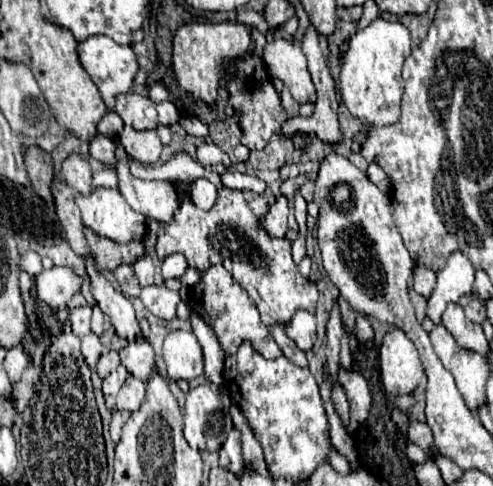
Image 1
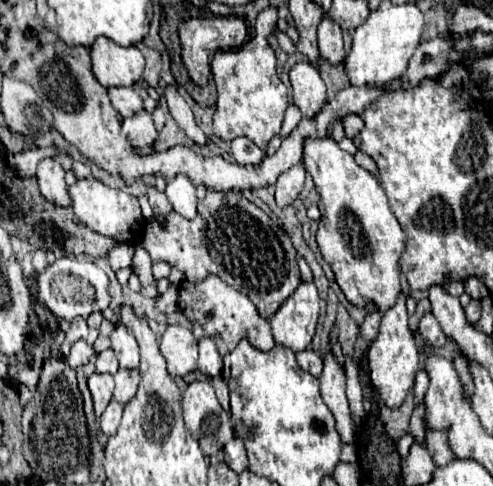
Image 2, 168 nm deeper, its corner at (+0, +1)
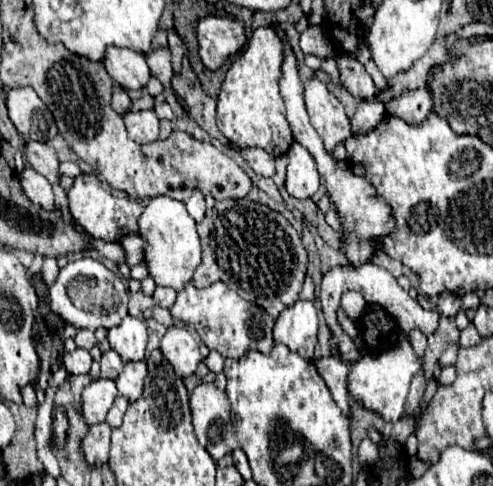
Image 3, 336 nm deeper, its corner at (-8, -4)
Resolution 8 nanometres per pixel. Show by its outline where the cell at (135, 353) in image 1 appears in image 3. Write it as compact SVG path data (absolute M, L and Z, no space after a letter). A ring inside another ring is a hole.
M124 317L124 321L118 327L112 327L108 331L108 341L114 351L122 357L124 363L128 361L142 361L144 349L146 349L146 323L138 317Z

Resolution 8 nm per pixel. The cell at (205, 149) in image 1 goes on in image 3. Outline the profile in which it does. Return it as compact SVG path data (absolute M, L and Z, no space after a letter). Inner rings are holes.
M158 47L154 51L150 51L146 55L146 63L152 71L154 77L158 77L162 81L164 87L170 85L170 79L172 79L172 65L170 65L170 49L168 47Z

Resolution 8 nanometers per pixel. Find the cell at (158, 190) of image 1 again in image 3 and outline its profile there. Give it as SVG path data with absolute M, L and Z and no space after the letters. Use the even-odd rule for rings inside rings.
M154 197L138 221L138 235L144 237L144 263L148 265L150 277L156 285L172 287L174 291L184 289L192 281L196 267L200 265L200 237L196 233L196 223L188 215L186 205L172 197Z

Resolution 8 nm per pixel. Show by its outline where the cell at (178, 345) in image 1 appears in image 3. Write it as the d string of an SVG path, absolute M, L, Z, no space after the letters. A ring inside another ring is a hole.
M170 327L160 339L160 351L164 359L174 367L174 373L182 379L192 375L202 361L198 343L186 331L186 327Z

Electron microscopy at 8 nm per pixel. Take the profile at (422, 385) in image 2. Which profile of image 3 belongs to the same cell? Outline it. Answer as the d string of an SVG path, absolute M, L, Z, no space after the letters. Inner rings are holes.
M450 343L450 345L446 347L446 351L442 353L442 357L440 357L440 365L442 365L442 367L444 367L444 365L454 365L458 349L460 349L458 343Z

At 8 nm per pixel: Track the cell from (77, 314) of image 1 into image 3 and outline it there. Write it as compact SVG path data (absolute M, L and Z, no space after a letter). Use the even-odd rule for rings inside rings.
M78 329L74 341L76 341L76 345L82 347L82 349L92 349L92 347L98 343L96 337L94 337L94 333L88 331L88 329Z

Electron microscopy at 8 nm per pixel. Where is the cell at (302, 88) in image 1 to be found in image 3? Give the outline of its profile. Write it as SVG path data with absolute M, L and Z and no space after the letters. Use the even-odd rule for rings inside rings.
M310 79L304 89L304 101L310 115L310 123L324 141L328 153L342 141L346 141L350 131L350 121L344 113L342 103L328 91L328 87L320 79Z

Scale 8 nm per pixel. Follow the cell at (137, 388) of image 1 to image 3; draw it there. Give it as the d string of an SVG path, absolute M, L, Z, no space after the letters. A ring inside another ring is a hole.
M136 361L136 363L126 363L124 371L116 379L118 393L124 395L128 401L136 401L142 395L142 383L146 377L146 363Z

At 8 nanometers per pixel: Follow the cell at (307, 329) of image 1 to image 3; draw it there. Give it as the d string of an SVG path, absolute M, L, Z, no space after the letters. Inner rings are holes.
M296 301L280 317L274 325L274 343L282 343L294 353L300 353L304 359L314 357L318 333L318 315L312 301Z

